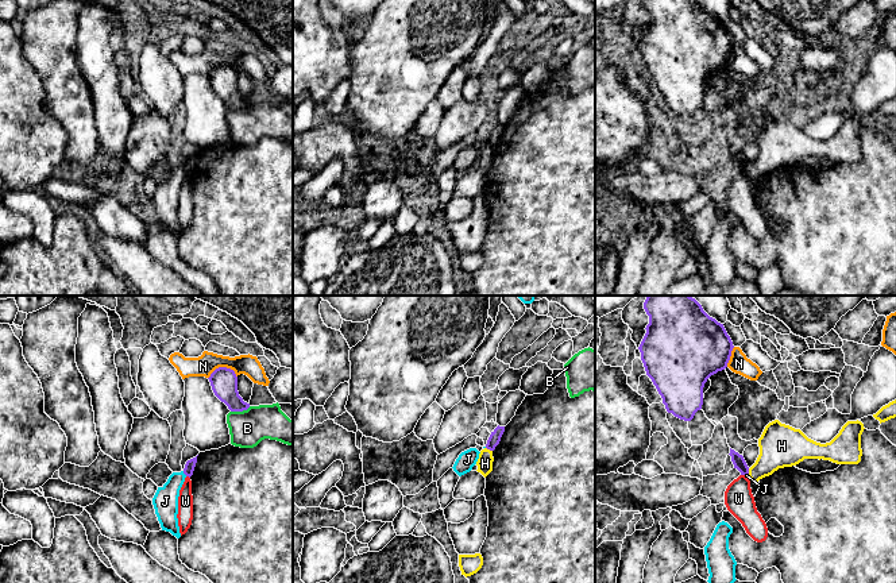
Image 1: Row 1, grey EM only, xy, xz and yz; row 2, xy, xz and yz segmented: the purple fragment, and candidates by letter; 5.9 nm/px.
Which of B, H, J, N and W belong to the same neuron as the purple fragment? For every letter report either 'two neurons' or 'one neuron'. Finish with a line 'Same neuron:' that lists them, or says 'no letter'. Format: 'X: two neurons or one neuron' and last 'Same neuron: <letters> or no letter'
B: two neurons
H: two neurons
J: two neurons
N: two neurons
W: two neurons
Same neuron: no letter

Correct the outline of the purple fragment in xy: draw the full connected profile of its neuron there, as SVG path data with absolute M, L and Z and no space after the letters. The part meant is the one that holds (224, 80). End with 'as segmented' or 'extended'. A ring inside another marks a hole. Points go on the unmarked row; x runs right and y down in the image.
M227 65L216 66L208 76L215 93L224 100L231 109L243 109L250 105L237 89L237 74Z; as segmented

